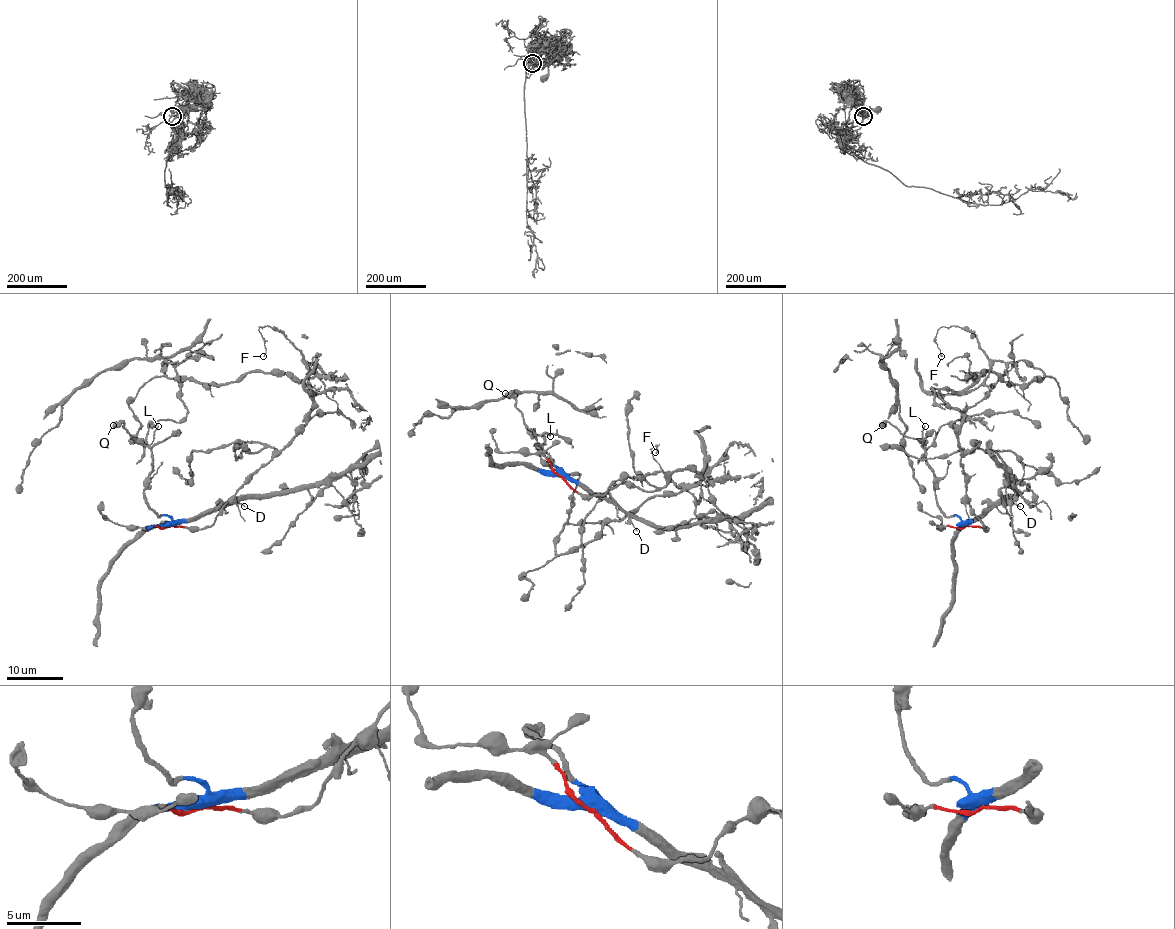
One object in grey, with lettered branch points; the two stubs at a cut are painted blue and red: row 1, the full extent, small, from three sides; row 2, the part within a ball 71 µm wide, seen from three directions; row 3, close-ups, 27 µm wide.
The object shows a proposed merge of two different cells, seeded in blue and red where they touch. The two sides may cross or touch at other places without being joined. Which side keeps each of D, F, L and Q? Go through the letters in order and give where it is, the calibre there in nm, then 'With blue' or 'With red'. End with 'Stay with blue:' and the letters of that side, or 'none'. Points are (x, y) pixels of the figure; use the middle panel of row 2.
D: Place: (636, 531). Thickness 110 nm. With blue
F: Place: (655, 452). Thickness 100 nm. With red
L: Place: (550, 436). Thickness 130 nm. With blue
Q: Place: (505, 393). Thickness 600 nm. With blue
Stay with blue: D, L, Q

